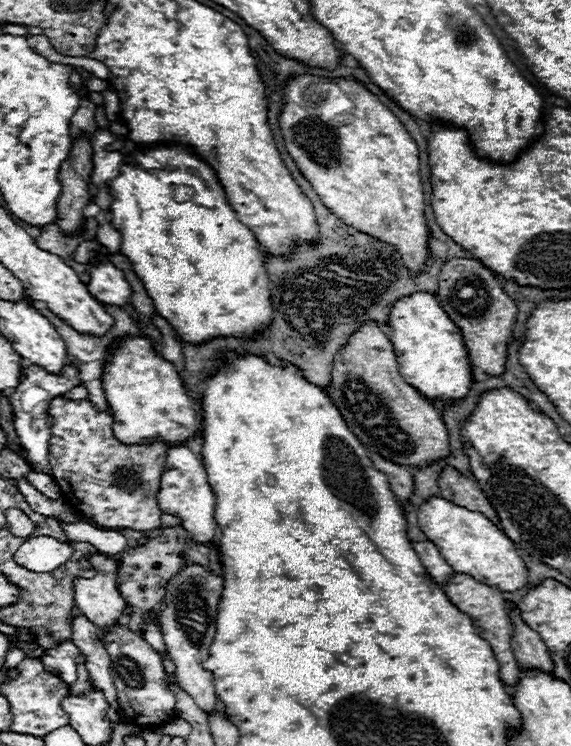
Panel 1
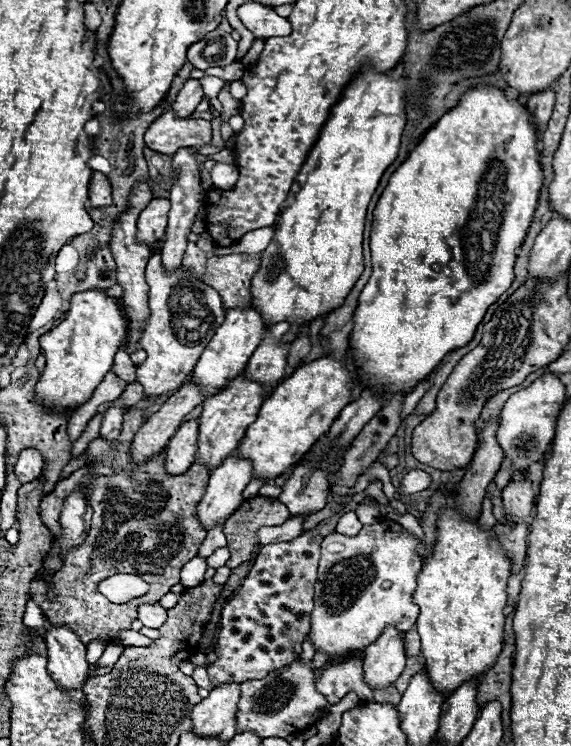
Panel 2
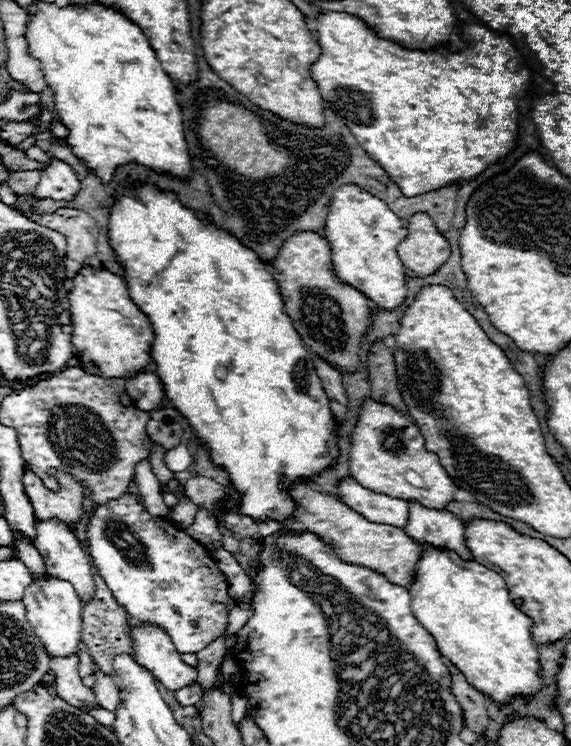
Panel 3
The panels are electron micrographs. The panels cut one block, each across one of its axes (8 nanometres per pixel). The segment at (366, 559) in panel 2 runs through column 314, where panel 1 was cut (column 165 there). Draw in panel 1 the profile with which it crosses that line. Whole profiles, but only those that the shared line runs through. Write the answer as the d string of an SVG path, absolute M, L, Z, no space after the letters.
M188 562L176 576L170 578L164 592L164 608L158 612L158 626L164 638L164 646L176 666L176 678L180 688L194 698L194 702L210 714L218 706L214 692L214 676L202 666L208 656L210 642L214 640L214 620L218 612L218 600L222 594L222 576L204 570L200 564Z

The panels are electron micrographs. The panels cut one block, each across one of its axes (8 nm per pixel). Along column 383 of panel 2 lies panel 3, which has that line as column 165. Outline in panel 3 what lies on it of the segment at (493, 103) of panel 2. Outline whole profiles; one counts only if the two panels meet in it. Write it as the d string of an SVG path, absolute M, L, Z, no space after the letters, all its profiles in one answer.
M138 186L136 190L128 190L128 194L120 196L118 204L112 208L112 214L110 214L108 236L110 236L110 242L112 242L120 262L124 266L130 298L134 300L134 304L138 308L142 308L142 312L148 316L148 320L152 324L154 340L152 340L150 356L156 364L156 376L162 380L164 394L166 394L168 402L188 420L188 424L194 428L194 434L206 444L212 464L220 466L224 472L228 472L230 484L234 484L234 490L240 496L238 510L244 516L250 516L258 522L266 522L266 520L284 522L284 520L288 520L296 512L296 502L288 494L290 486L296 482L304 482L308 478L314 478L320 472L324 472L326 468L332 468L338 462L340 448L336 442L336 418L334 418L330 404L328 404L328 398L324 394L322 380L314 372L314 360L312 360L314 356L310 356L310 352L302 344L302 338L294 330L292 320L286 316L280 288L276 286L274 278L268 274L266 264L260 262L260 258L254 256L254 252L250 252L248 248L242 248L238 244L238 240L234 240L234 236L218 230L210 222L198 220L194 216L194 212L184 208L174 194L158 192L154 186Z

